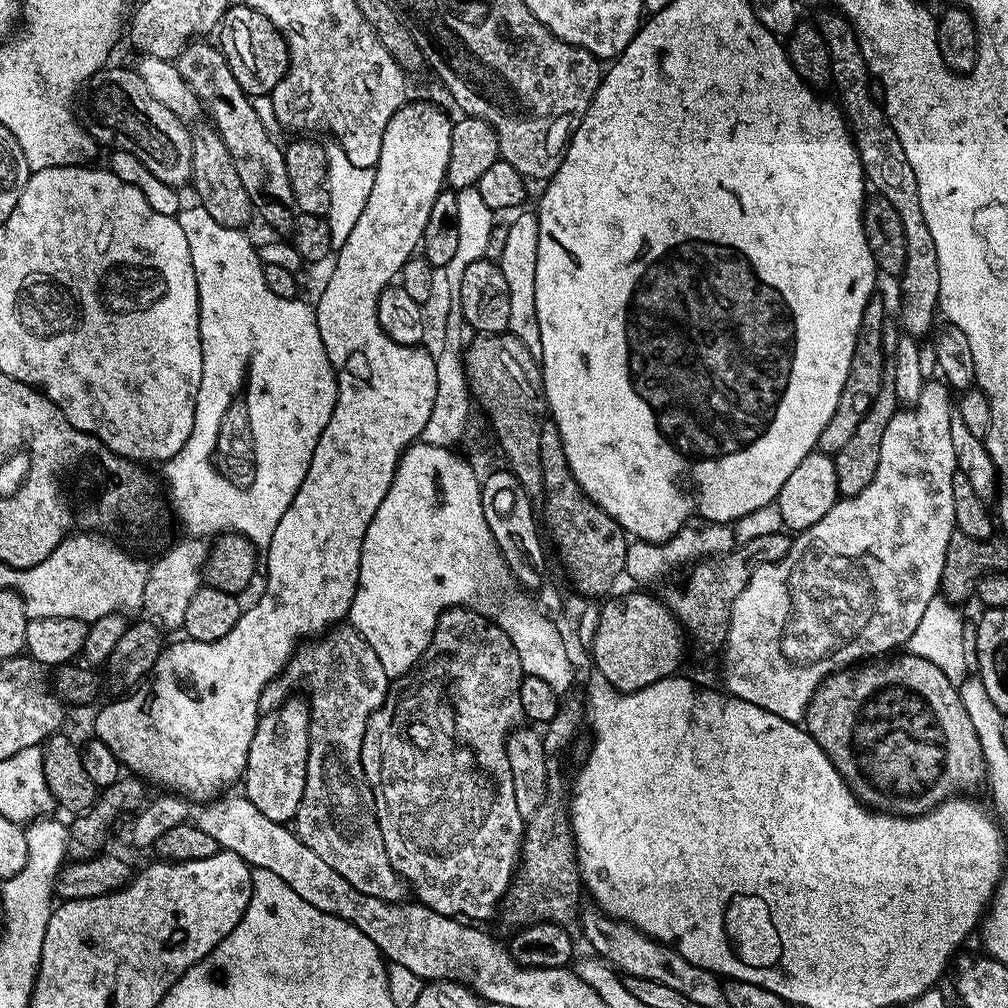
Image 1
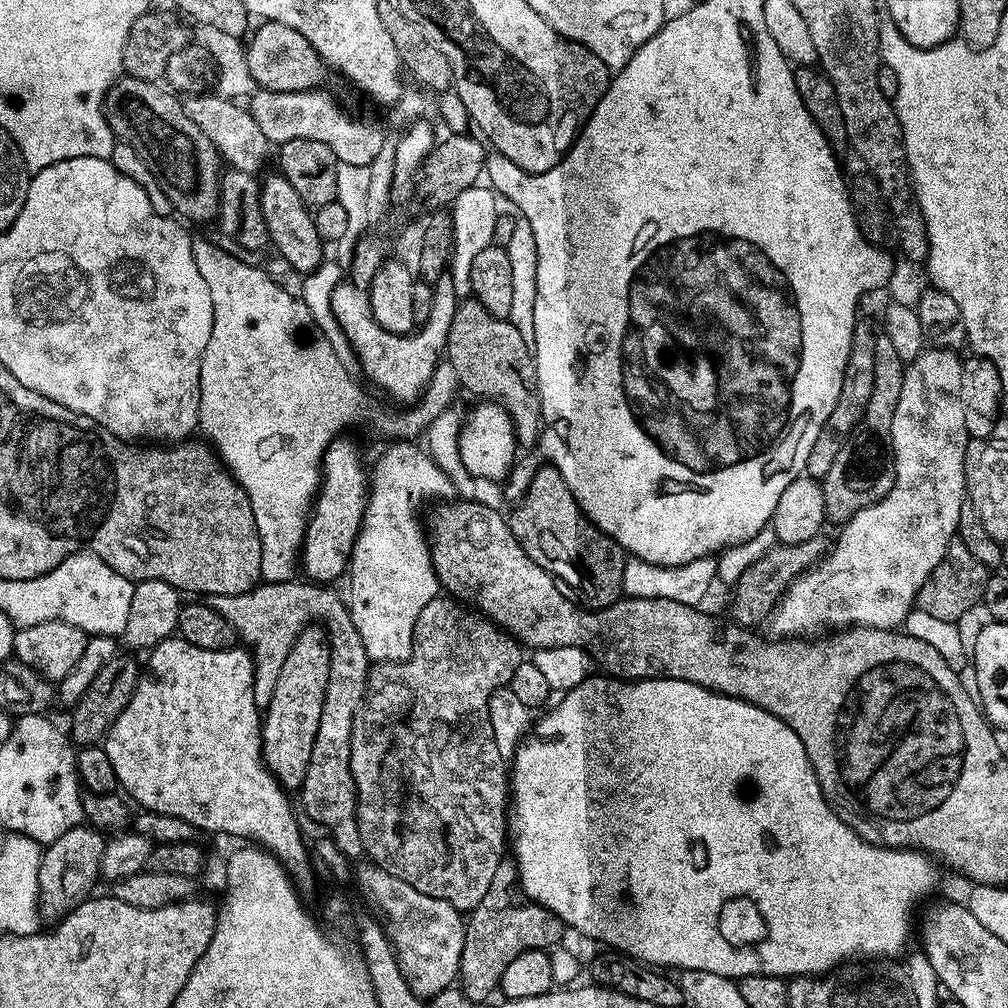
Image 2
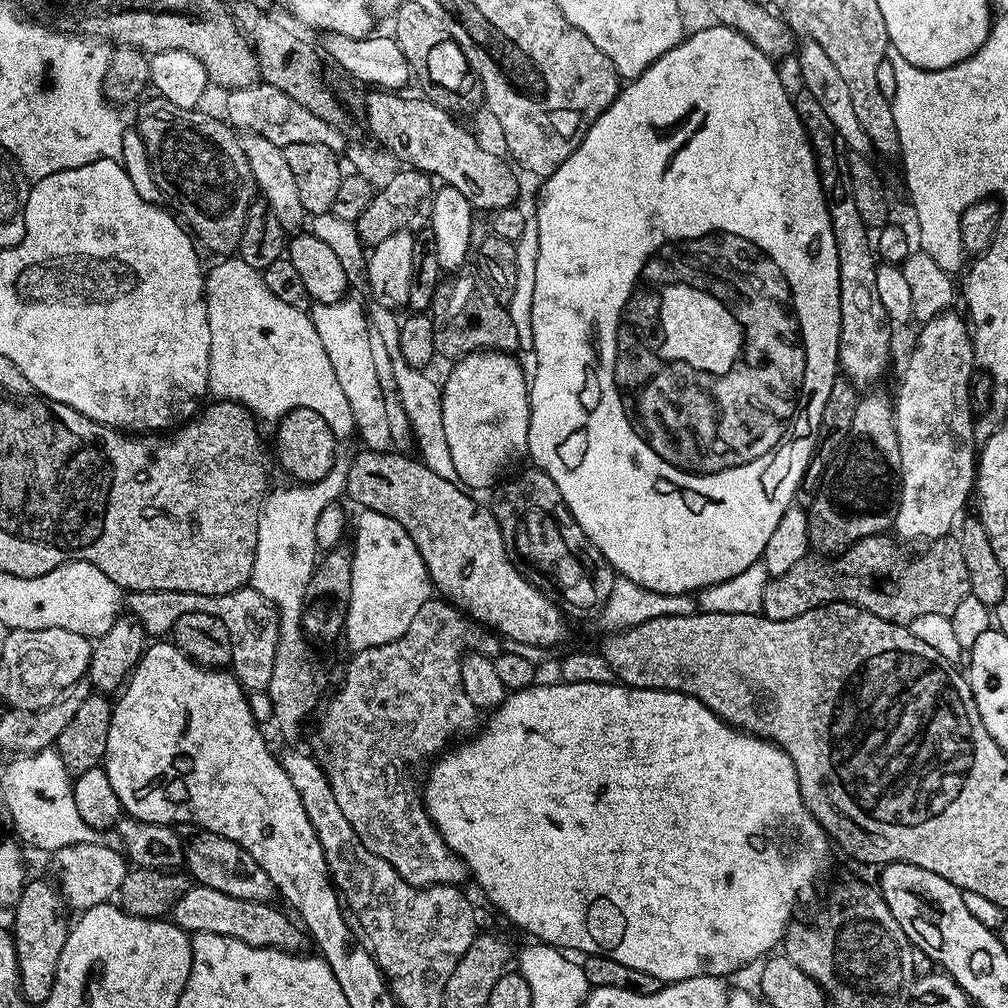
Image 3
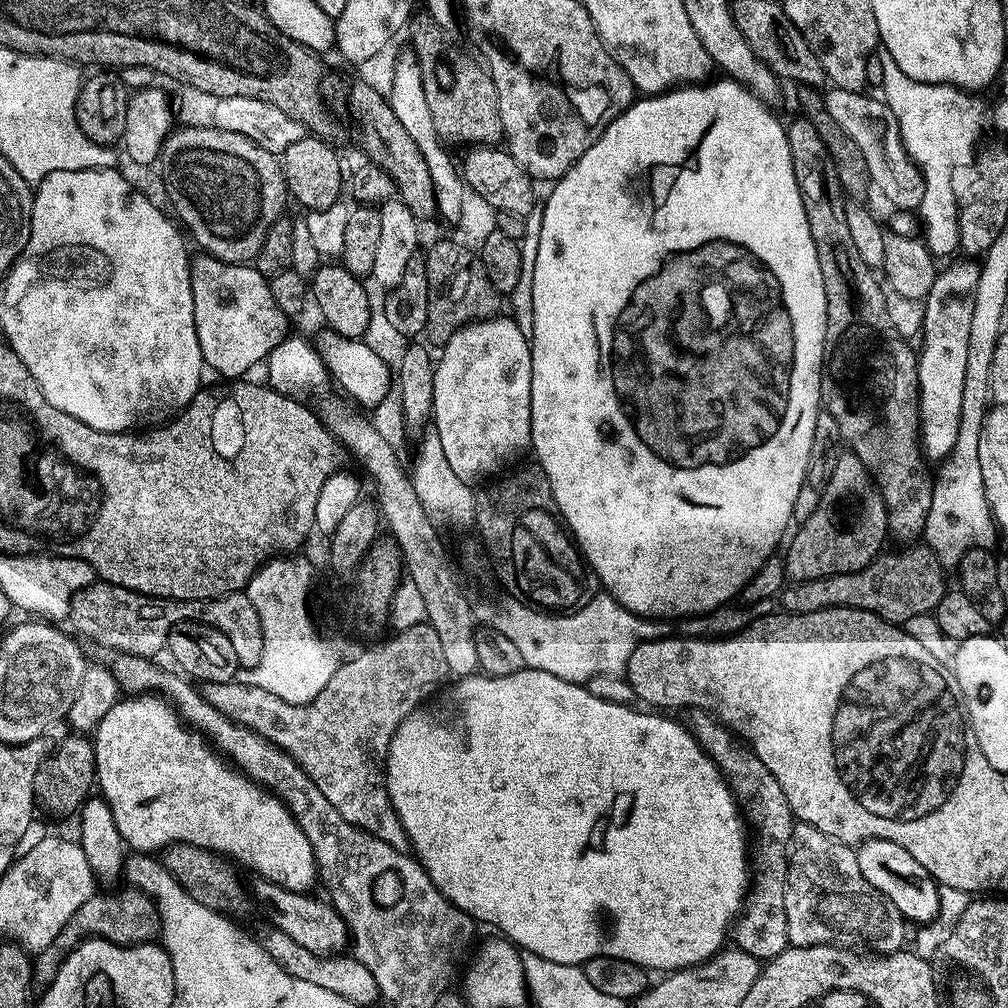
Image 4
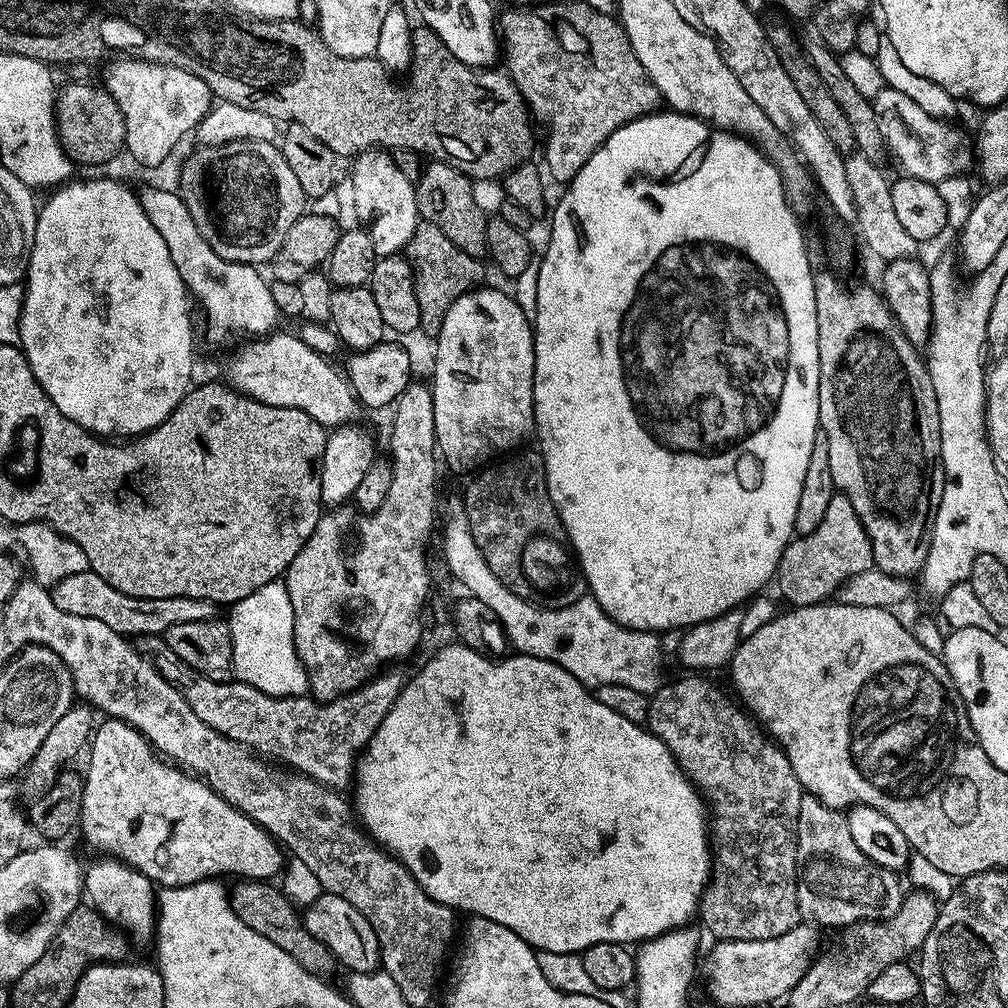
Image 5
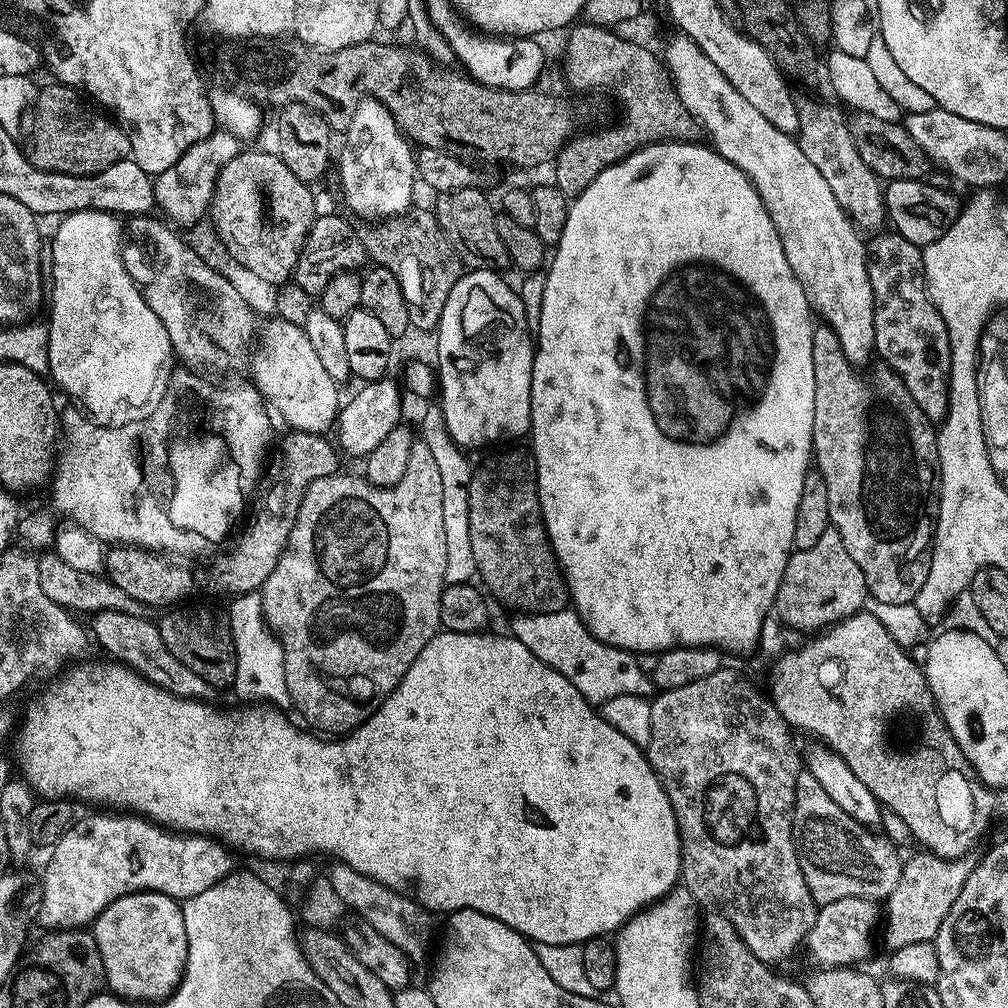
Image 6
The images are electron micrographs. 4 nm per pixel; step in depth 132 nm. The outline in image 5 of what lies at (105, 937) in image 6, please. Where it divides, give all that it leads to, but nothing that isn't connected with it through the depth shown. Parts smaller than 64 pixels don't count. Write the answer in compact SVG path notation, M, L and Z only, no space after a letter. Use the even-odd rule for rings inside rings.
M123 862L104 863L108 864L96 864L89 872L87 869L82 886L83 893L90 896L89 903L104 920L116 920L115 927L126 934L133 945L144 944L147 940L149 943L154 936L158 908L158 896L154 891L153 881Z

